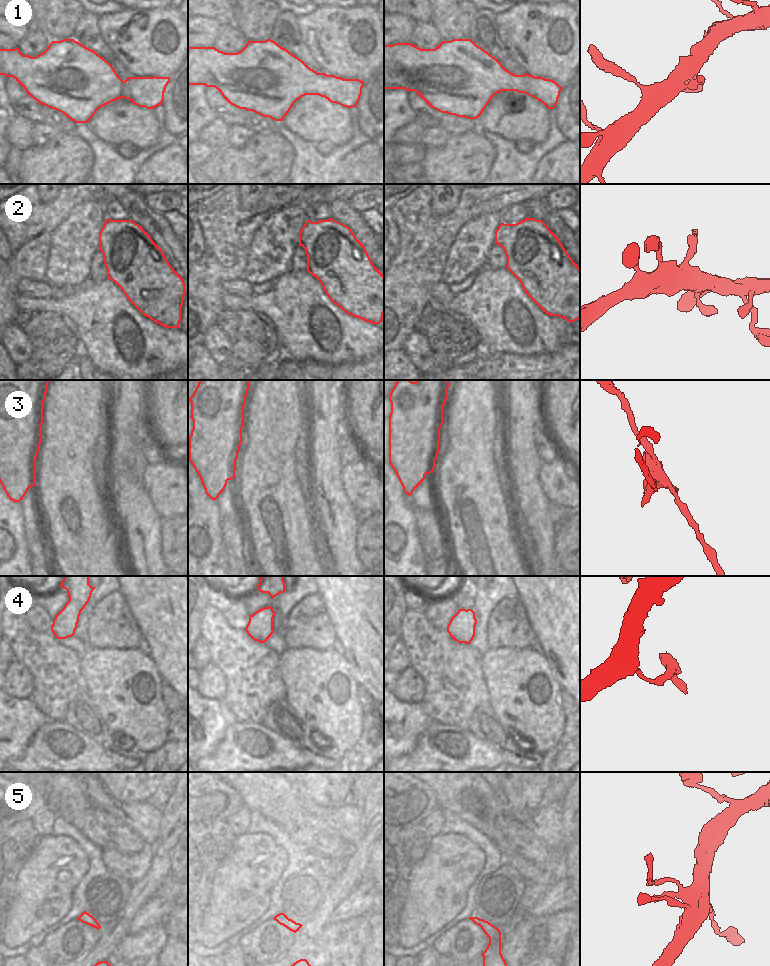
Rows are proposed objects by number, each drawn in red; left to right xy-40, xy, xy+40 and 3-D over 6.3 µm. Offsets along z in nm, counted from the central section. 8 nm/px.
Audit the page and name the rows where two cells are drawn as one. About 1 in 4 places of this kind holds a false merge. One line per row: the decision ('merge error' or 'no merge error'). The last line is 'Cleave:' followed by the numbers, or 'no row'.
1: no merge error
2: no merge error
3: merge error
4: merge error
5: merge error
Cleave: 3, 4, 5

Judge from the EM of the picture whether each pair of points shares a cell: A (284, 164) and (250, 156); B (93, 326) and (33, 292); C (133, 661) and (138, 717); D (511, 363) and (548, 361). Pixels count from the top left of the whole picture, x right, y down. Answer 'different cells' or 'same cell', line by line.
A: same cell
B: different cells
C: same cell
D: same cell

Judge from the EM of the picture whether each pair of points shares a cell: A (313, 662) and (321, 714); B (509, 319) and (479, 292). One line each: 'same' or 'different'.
A: same
B: same

